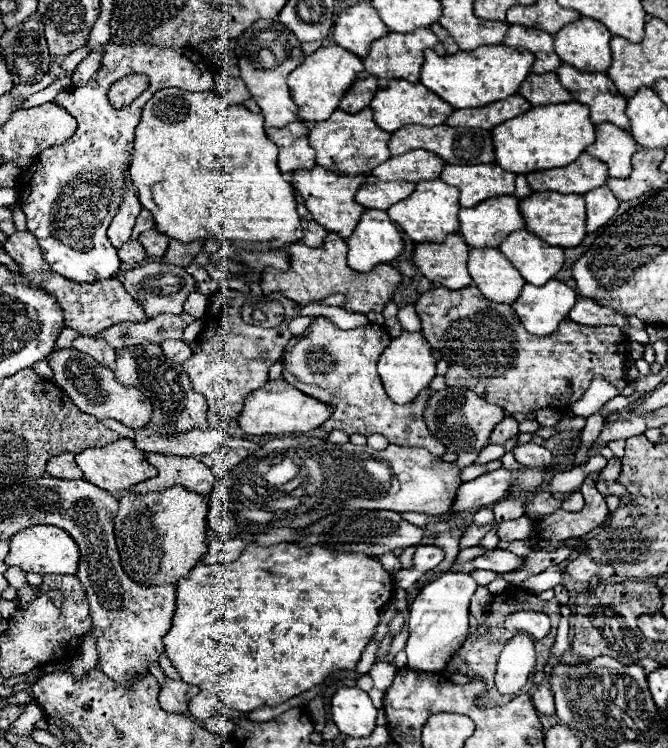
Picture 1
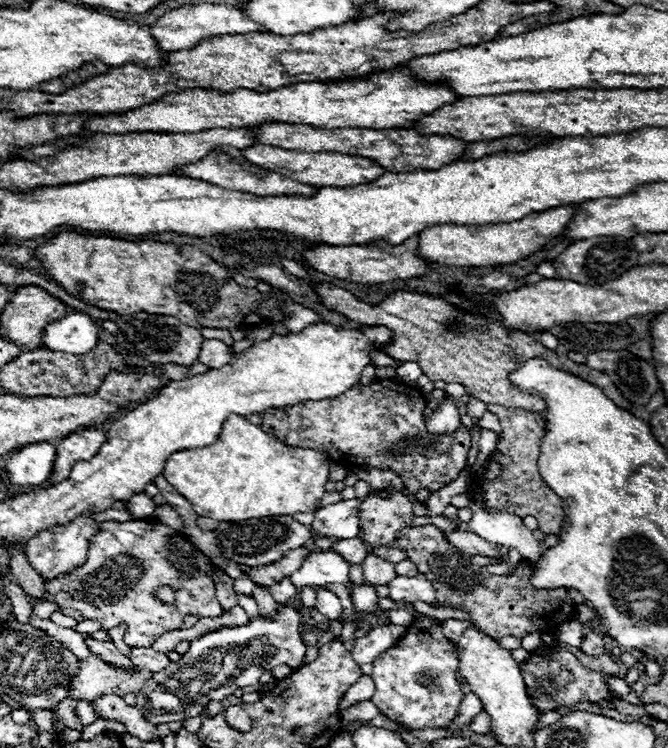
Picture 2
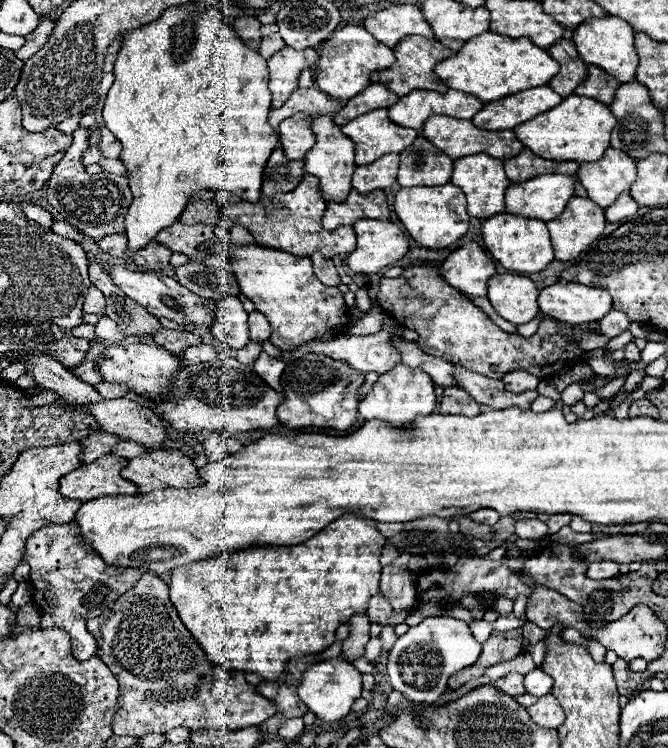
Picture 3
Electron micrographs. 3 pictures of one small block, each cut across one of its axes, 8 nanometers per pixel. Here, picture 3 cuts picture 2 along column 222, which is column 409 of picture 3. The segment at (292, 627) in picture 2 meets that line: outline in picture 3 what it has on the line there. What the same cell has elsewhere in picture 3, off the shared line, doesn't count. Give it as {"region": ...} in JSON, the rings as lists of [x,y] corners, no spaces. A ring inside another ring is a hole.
{"region":[[[428,616],[418,626],[408,628],[388,654],[388,682],[414,702],[434,702],[446,692],[446,682],[458,670],[476,664],[480,656],[480,642],[474,640],[470,626],[464,620],[450,616]]]}

